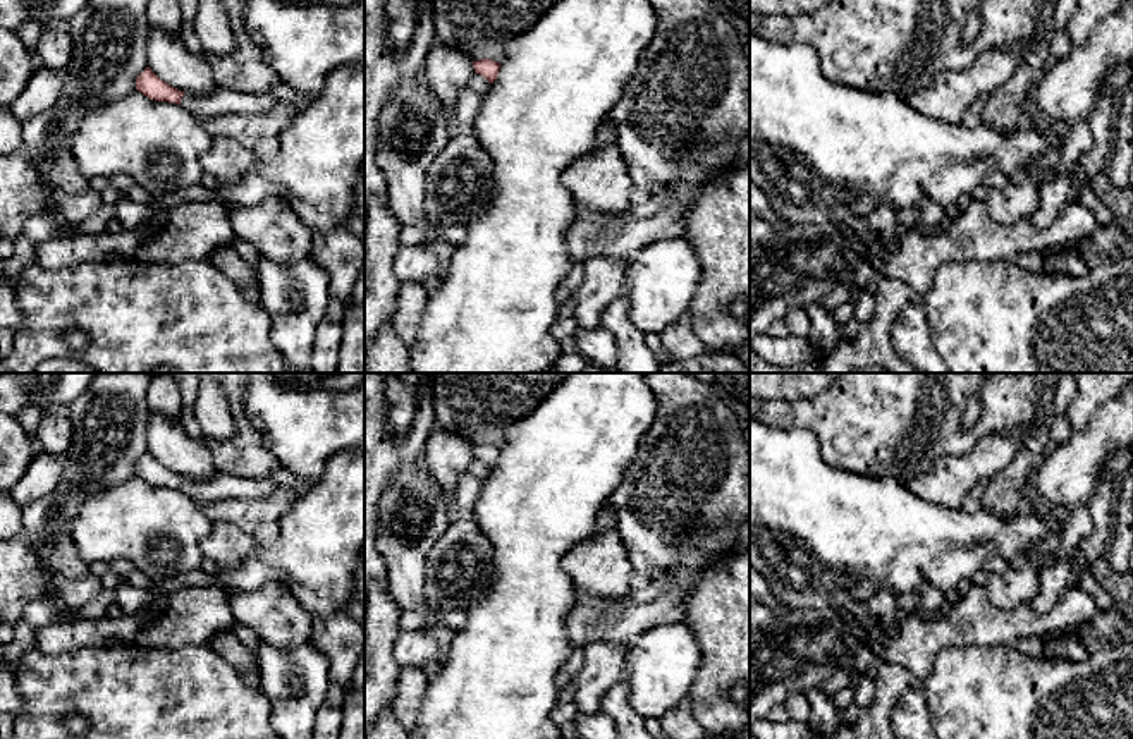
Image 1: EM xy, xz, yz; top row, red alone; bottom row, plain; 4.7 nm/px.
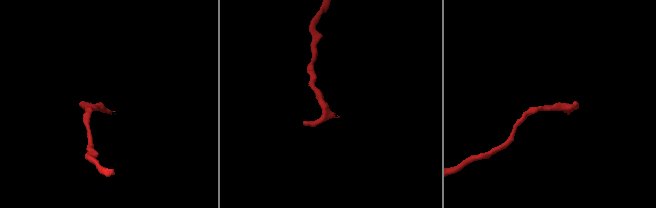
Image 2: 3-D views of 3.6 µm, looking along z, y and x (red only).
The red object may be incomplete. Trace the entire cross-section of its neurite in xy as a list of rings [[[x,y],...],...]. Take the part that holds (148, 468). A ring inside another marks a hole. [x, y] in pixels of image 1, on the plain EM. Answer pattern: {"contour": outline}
{"contour": [[[150,452],[136,462],[136,474],[155,486],[177,488],[201,500],[256,500],[265,498],[277,490],[277,483],[268,478],[236,478],[217,473],[210,479],[198,483],[162,466]]]}

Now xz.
{"contour": [[[490,443],[473,447],[475,457],[483,461],[490,469],[497,464],[500,449]]]}

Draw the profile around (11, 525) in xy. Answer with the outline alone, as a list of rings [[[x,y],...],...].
[[[0,492],[0,541],[22,533],[21,510],[9,492]]]

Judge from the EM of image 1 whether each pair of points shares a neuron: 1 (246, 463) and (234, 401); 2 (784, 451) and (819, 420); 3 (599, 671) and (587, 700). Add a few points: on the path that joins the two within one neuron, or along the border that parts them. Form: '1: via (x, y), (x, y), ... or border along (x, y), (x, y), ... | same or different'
1: via (244, 447), (239, 416) | same
2: border along (769, 425), (810, 430), (831, 464) | different
3: via (597, 677), (590, 684), (588, 693) | same

